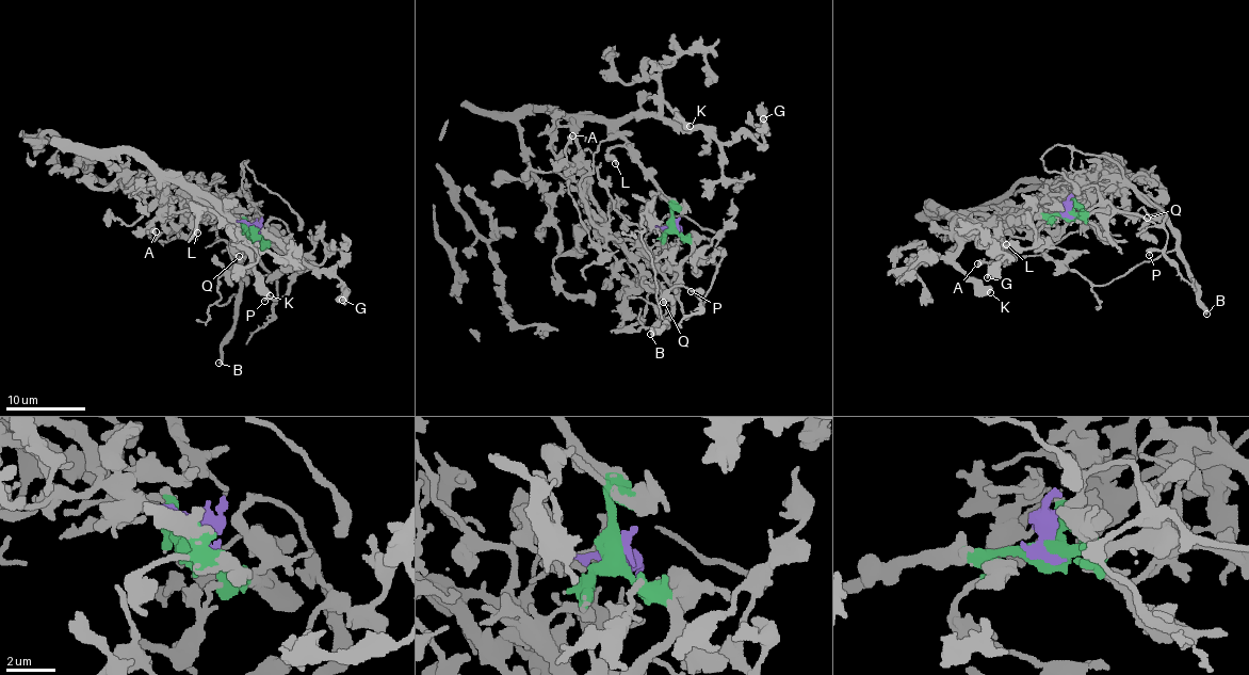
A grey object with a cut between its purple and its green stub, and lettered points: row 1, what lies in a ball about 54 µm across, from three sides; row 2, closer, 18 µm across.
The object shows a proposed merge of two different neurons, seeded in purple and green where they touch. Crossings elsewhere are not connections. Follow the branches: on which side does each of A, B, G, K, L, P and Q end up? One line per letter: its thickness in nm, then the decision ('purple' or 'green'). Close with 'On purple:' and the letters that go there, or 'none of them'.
A: 440 nm thick; purple
B: 360 nm thick; purple
G: 340 nm thick; green
K: 480 nm thick; green
L: 260 nm thick; green
P: 240 nm thick; purple
Q: 320 nm thick; purple
On purple: A, B, P, Q

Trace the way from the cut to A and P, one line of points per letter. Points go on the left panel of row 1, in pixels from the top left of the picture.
A: (257, 234), (217, 214), (192, 217), (171, 228), (162, 220), (168, 213), (147, 230), (156, 231)
P: (257, 234), (223, 215), (221, 207), (229, 215), (252, 221), (261, 262), (277, 288), (277, 299), (264, 300)

